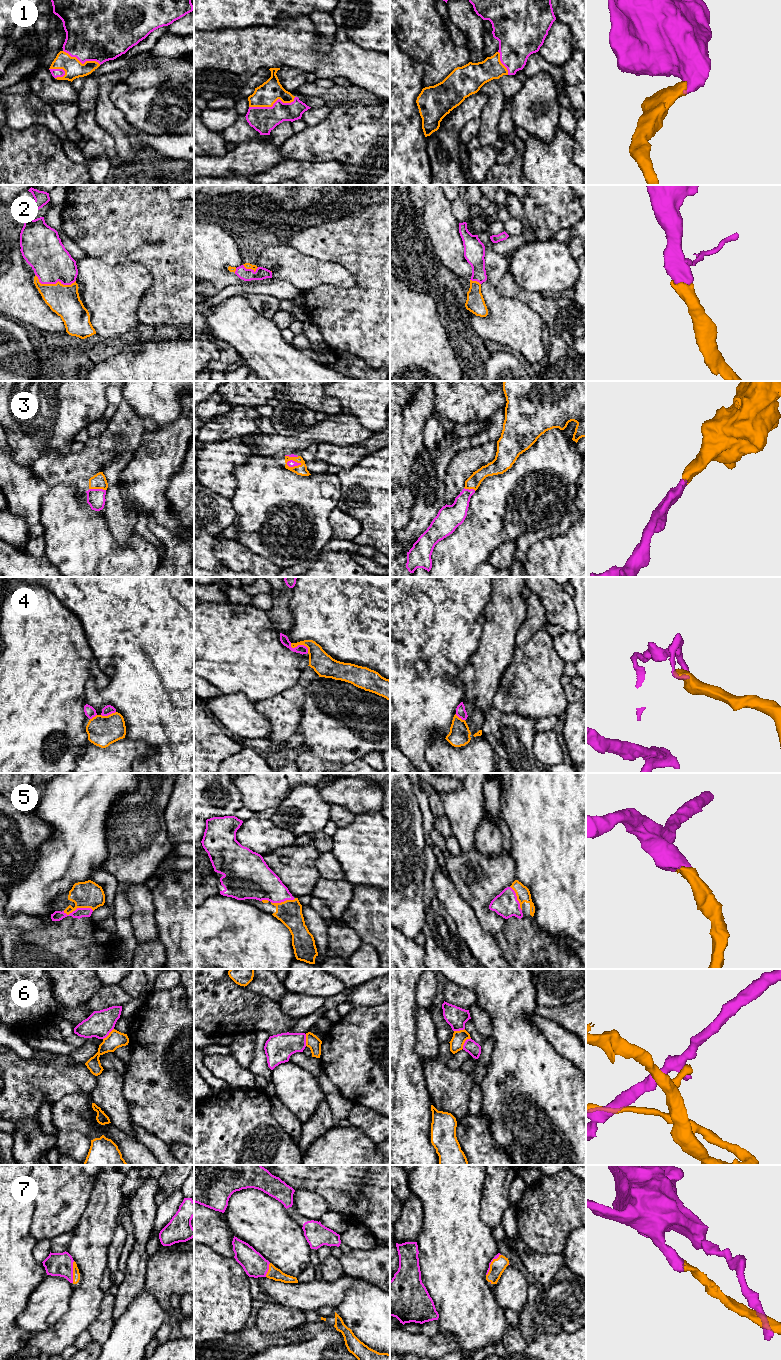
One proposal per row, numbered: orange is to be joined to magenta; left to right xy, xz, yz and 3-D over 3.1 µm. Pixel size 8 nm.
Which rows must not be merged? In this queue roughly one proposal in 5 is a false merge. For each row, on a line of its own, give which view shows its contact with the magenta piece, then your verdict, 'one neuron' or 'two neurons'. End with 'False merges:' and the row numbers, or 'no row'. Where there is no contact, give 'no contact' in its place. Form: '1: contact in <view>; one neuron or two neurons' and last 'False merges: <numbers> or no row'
1: contact in xz; one neuron
2: contact in xy; one neuron
3: contact in xz; one neuron
4: contact in xz; two neurons
5: contact in xy; one neuron
6: contact in yz; two neurons
7: contact in xy; one neuron
False merges: 4, 6

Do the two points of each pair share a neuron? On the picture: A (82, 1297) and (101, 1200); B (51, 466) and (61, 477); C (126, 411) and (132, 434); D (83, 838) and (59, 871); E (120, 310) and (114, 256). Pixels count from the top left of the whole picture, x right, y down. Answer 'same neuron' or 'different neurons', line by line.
A: same neuron
B: same neuron
C: same neuron
D: same neuron
E: different neurons

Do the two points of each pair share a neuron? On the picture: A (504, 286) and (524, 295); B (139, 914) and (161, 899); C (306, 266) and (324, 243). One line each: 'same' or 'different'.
A: same
B: different
C: different

